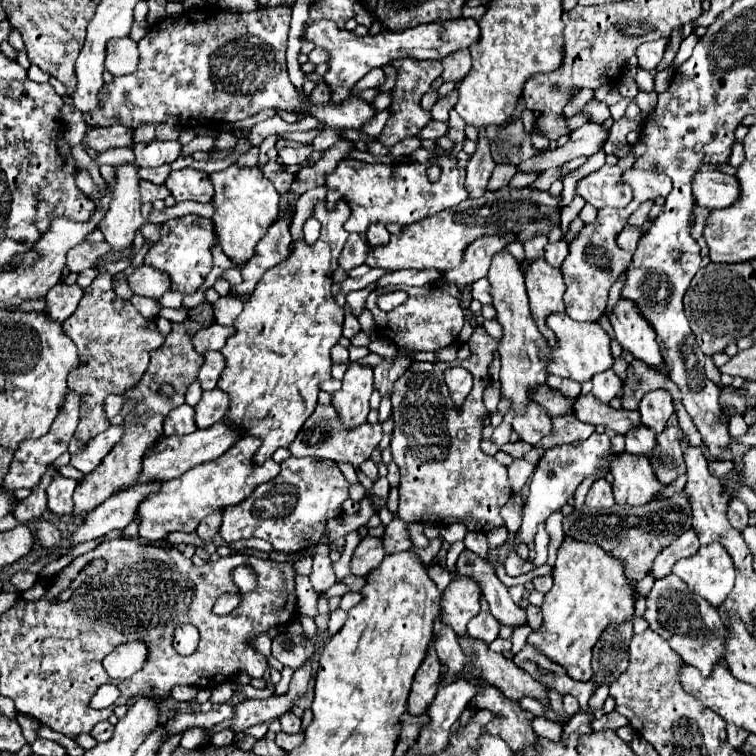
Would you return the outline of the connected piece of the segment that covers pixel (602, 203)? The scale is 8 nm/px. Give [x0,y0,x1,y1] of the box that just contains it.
[577,166,631,208]

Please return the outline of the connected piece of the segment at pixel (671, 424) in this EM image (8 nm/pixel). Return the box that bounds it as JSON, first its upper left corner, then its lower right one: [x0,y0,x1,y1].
[651,414,685,484]

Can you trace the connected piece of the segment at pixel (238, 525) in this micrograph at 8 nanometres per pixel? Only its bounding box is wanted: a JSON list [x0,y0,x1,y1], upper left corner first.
[219,458,349,552]

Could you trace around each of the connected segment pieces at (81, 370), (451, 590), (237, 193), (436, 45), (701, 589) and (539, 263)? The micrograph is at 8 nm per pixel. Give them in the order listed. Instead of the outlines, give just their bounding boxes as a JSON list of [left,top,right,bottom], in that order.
[[61,274,165,454],[441,576,483,636],[211,166,279,270],[303,18,479,88],[673,544,735,606],[525,258,565,350]]

